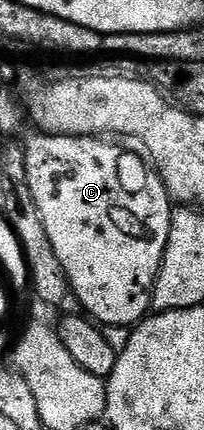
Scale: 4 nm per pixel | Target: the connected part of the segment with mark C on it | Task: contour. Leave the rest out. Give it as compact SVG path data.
M34 135L25 141L25 174L29 178L29 190L33 194L33 202L37 202L37 214L41 214L41 223L45 225L45 230L49 233L49 242L53 242L53 251L57 254L61 266L65 266L65 274L69 278L71 289L75 291L77 298L83 304L83 312L103 326L108 326L107 324L138 325L148 315L151 308L151 290L155 286L155 279L159 273L169 238L173 201L170 194L167 193L162 178L138 151L136 151L137 153L126 152L125 149L110 144L110 142L115 143L110 139L98 136Z

